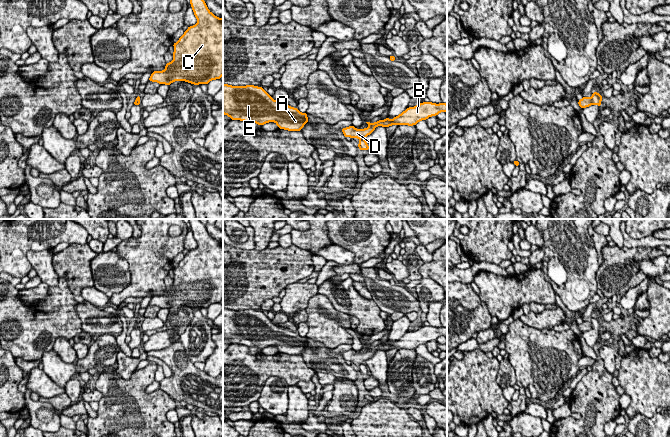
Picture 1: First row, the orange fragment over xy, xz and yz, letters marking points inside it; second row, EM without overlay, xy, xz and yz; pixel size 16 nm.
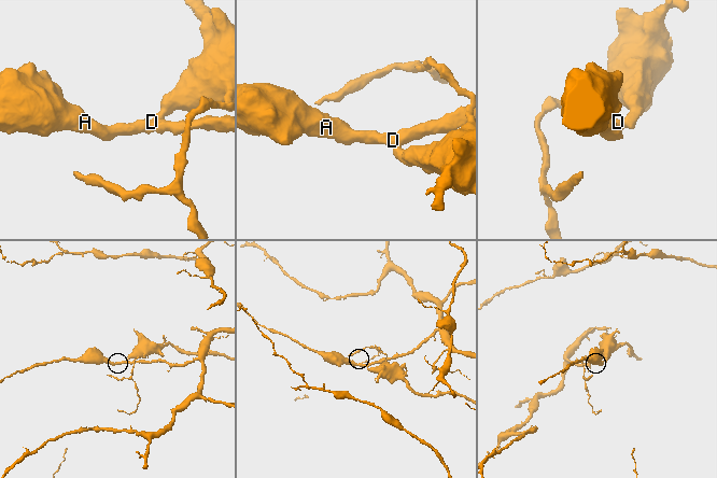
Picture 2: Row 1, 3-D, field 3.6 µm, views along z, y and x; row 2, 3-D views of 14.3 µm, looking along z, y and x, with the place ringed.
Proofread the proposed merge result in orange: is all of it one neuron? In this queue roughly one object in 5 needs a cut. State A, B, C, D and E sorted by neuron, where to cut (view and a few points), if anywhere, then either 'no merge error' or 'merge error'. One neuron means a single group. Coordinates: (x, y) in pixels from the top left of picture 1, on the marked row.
groups A B D E / C; cut yz (590, 98), (593, 103); merge error

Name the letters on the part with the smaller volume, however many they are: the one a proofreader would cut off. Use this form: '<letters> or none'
C

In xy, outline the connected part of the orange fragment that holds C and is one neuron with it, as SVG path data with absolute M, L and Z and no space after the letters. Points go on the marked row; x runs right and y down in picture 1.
M190 0L197 24L188 27L174 43L173 61L163 71L154 71L149 81L170 85L174 81L186 81L194 85L208 84L223 76L223 18L209 11L204 0Z

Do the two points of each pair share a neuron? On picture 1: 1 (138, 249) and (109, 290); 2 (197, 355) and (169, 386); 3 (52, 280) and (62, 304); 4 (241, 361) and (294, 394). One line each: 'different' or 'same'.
1: different
2: different
3: different
4: different

